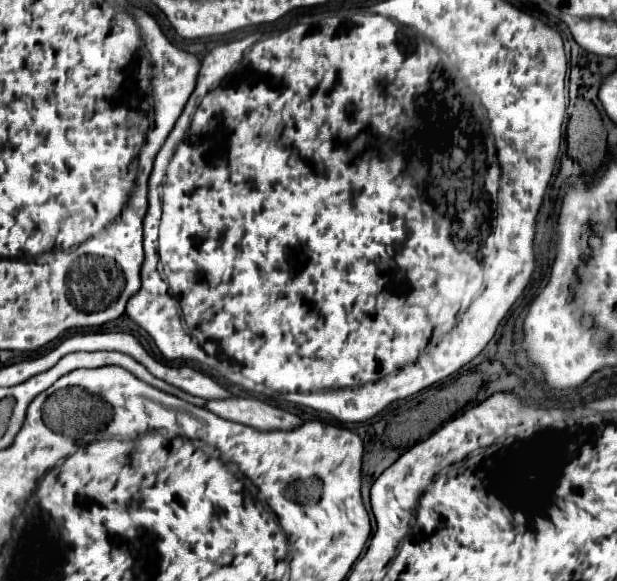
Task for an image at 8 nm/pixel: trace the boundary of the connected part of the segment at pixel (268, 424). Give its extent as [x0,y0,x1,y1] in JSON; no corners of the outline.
[206,398,302,430]

